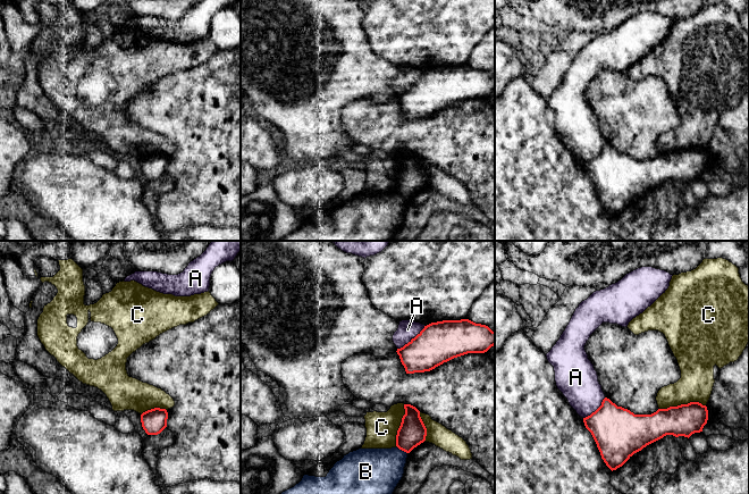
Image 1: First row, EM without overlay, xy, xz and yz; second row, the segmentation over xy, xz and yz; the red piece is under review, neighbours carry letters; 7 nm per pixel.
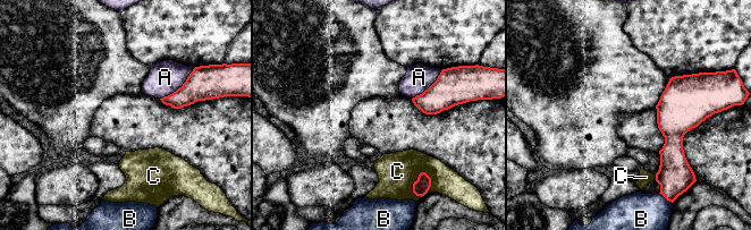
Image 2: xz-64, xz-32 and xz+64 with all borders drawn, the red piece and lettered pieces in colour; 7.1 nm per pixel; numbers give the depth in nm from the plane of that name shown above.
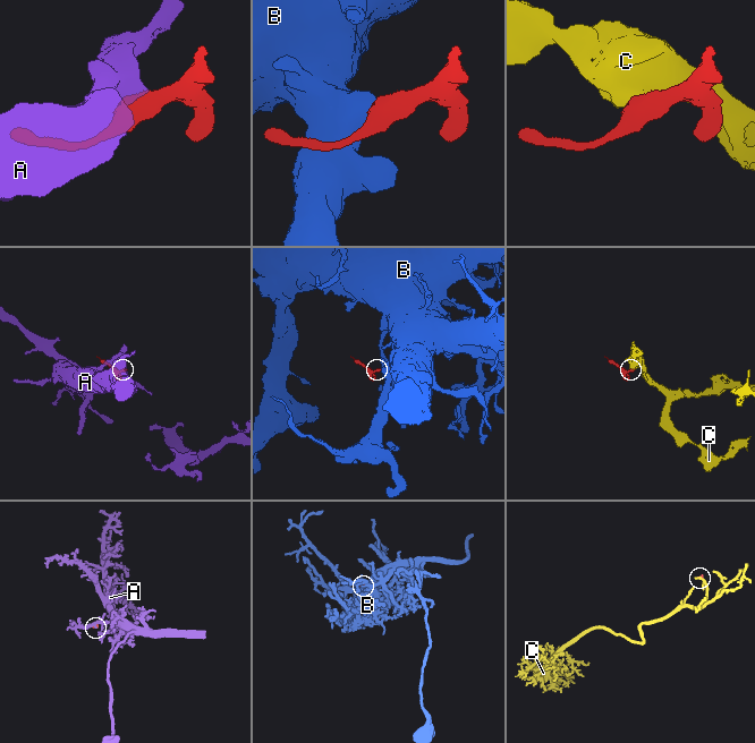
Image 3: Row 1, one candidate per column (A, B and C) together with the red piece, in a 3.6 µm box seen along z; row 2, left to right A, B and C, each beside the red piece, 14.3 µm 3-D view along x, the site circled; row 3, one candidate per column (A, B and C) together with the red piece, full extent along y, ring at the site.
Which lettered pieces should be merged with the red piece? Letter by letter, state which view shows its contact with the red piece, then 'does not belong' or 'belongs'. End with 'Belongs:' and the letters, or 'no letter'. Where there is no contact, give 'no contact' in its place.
A: xz | does not belong
B: xz | does not belong
C: yz | does not belong
Belongs: no letter

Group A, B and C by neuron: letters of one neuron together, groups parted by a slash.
A / B / C

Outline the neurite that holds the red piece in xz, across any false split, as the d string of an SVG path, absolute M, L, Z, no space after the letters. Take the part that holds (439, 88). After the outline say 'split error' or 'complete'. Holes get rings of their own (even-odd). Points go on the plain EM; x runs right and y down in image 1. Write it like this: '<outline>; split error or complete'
M469 65L431 68L403 93L397 94L406 119L424 118L468 99L485 99L495 91L495 77Z; complete

